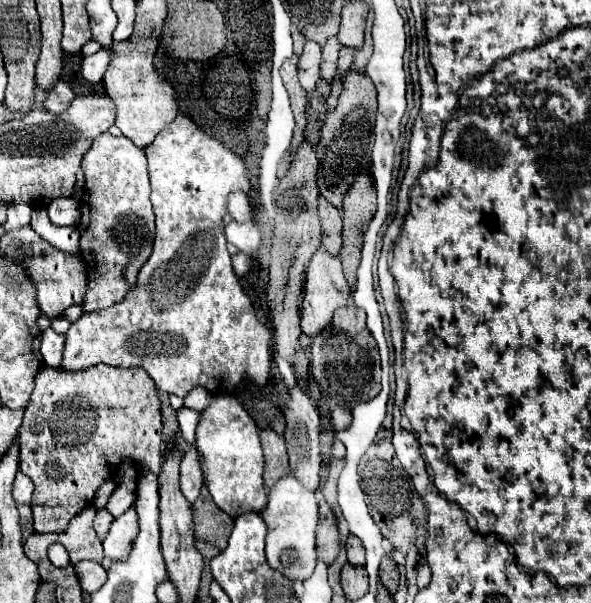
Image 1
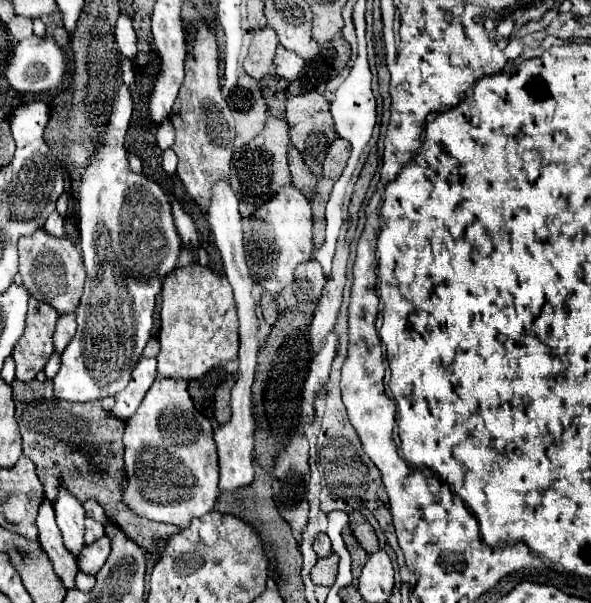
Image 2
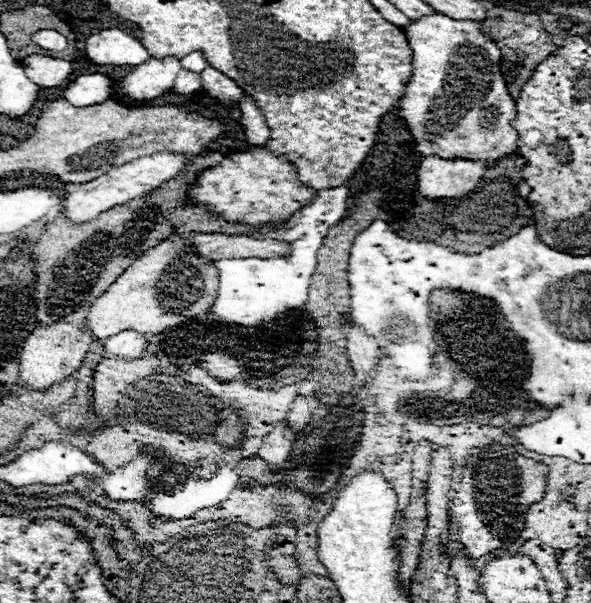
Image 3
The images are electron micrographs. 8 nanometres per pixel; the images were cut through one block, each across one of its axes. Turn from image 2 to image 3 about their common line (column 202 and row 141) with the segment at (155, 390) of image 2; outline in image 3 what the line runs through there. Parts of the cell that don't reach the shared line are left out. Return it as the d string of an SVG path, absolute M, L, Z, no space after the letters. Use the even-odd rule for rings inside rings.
M434 12L430 16L422 16L418 20L412 20L408 26L402 28L408 40L408 46L412 48L412 78L406 84L406 92L404 98L400 100L400 116L406 120L414 140L416 140L416 150L424 156L424 154L440 154L440 156L460 156L460 158L474 158L474 160L482 160L486 164L506 156L506 154L514 154L516 152L516 130L510 126L510 120L516 118L516 102L510 96L508 88L506 88L506 80L502 76L500 70L500 62L502 62L502 54L500 48L496 46L496 42L482 32L482 24L480 22L472 22L472 20L452 20L440 12Z

